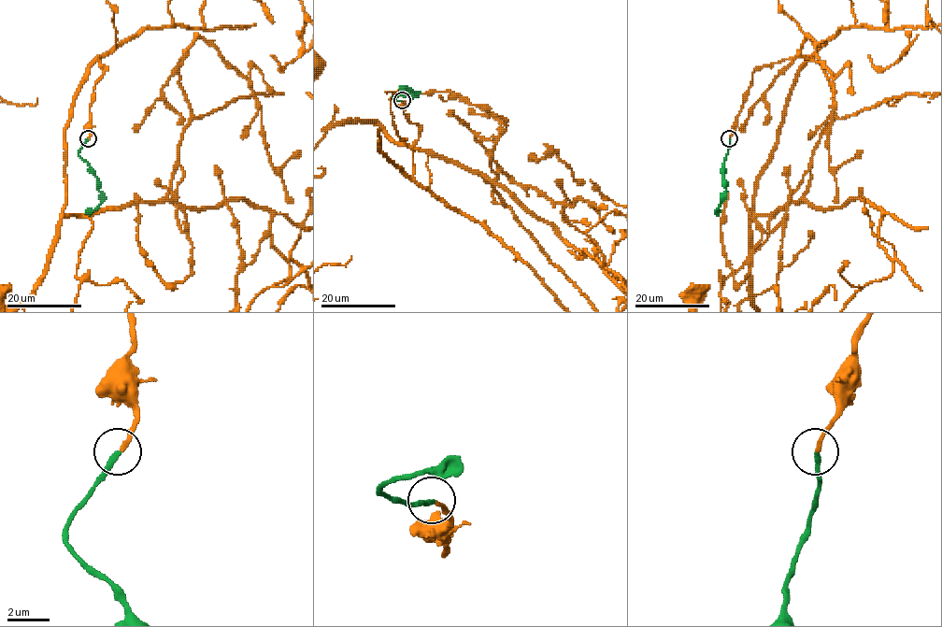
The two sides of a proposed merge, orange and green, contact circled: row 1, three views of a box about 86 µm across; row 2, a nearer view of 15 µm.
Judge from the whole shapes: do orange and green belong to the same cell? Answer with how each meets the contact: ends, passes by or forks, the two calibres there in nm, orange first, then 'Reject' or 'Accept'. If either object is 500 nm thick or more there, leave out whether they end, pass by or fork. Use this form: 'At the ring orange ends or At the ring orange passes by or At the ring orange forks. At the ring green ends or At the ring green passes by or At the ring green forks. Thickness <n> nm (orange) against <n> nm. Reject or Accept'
At the ring orange ends. At the ring green ends. Thickness 190 nm (orange) against 280 nm. Accept

